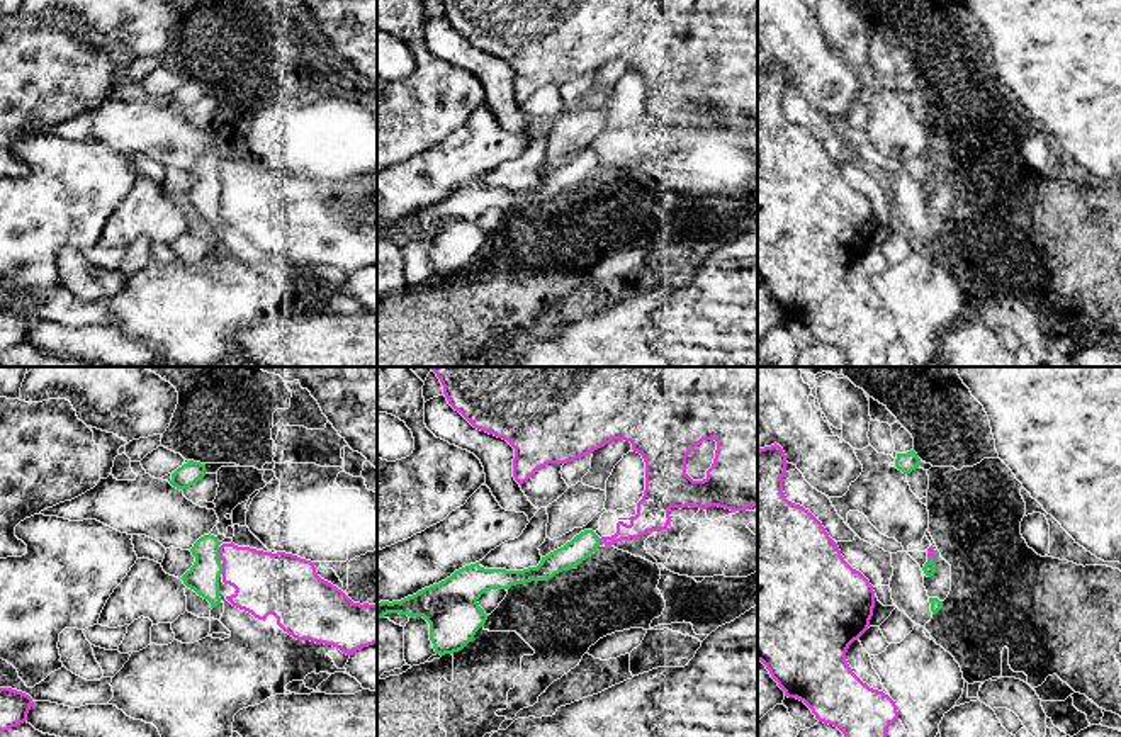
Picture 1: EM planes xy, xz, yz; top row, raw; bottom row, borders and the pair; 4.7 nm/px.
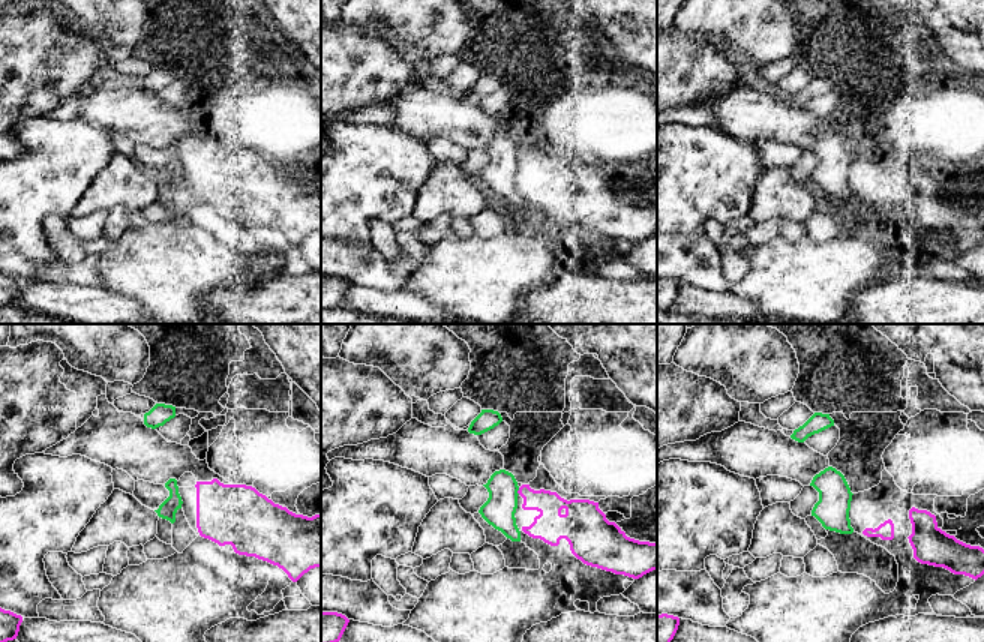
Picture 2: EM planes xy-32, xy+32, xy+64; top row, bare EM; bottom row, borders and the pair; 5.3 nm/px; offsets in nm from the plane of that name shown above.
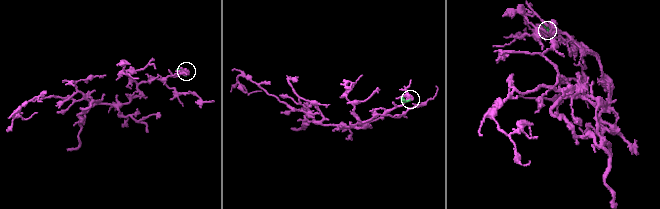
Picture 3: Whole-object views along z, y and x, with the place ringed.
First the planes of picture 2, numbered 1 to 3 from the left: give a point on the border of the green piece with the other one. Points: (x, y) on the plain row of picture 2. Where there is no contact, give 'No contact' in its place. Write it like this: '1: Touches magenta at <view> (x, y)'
1: No contact
2: Touches magenta at xy+32 (518, 155)
3: No contact

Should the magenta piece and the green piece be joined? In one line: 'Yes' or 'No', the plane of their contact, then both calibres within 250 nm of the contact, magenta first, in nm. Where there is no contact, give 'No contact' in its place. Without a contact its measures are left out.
No. Touches magenta in xy. Thickness 280 nm (magenta) against 150 nm

